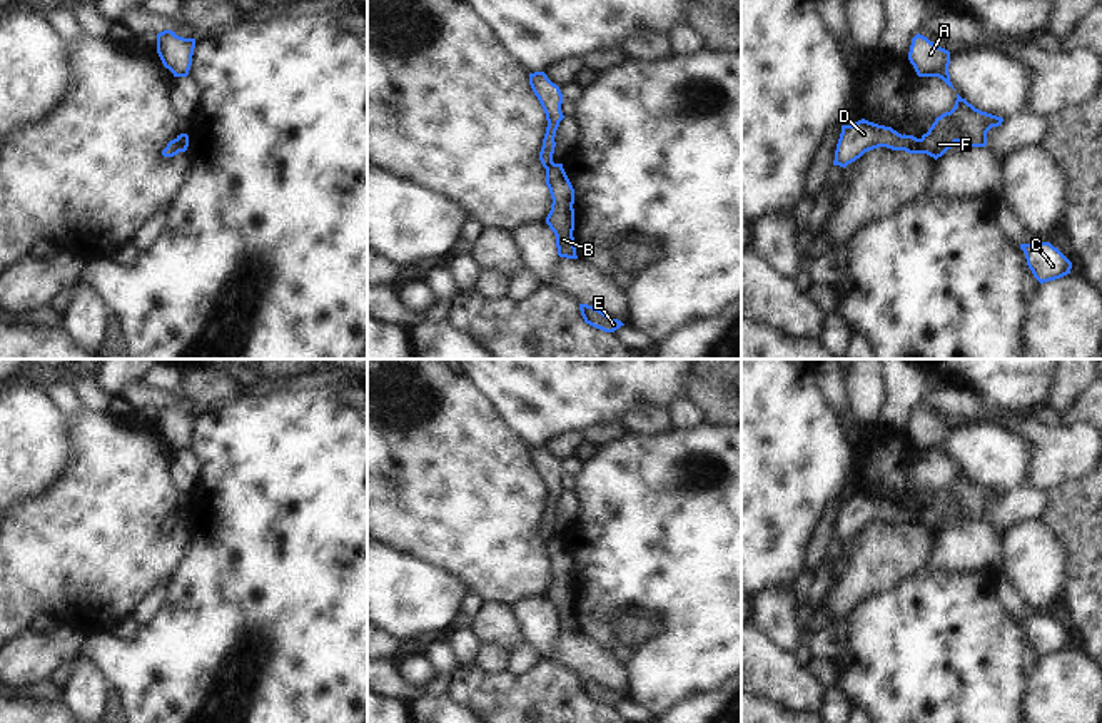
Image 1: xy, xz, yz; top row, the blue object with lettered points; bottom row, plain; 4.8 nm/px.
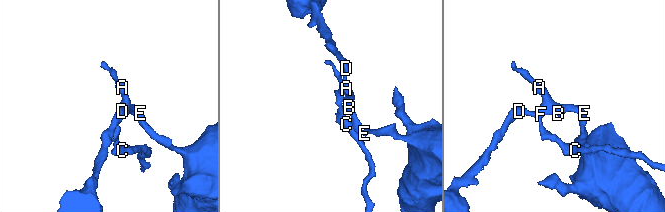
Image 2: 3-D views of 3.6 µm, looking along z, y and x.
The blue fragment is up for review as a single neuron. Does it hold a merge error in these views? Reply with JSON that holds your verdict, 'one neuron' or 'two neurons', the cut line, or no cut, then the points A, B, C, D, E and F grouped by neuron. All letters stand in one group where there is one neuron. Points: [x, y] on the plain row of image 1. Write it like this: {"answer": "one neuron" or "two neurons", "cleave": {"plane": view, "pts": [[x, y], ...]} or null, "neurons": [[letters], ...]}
{"answer": "two neurons", "cleave": {"plane": "yz", "pts": [[920, 513], [924, 526]]}, "neurons": [["A", "B", "E", "F"], ["C", "D"]]}

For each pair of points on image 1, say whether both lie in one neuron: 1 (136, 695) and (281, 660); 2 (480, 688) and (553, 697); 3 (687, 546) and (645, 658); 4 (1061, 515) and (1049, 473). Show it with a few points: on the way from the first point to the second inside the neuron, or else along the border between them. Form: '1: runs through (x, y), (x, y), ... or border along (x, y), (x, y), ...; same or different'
1: runs through (176, 690), (244, 623), (256, 623); same
2: runs through (498, 697), (535, 697); same
3: runs through (687, 575), (687, 618), (673, 631); same
4: border along (1084, 476), (1066, 481), (1049, 491); different

